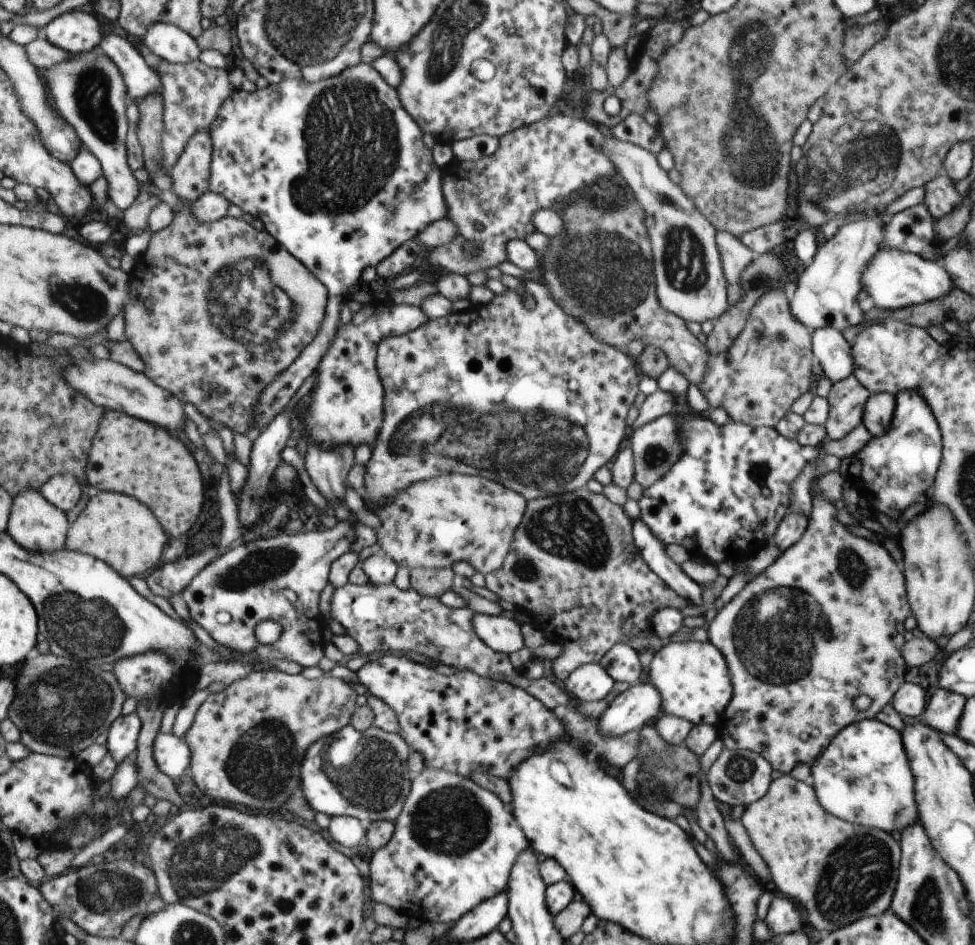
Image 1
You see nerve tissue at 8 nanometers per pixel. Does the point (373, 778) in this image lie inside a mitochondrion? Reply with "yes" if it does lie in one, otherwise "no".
yes

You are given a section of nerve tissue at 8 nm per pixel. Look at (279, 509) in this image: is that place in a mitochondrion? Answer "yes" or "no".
no

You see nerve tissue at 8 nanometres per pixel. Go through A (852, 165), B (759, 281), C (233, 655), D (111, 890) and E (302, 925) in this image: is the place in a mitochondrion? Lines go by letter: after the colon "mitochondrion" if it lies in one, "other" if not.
A: mitochondrion
B: mitochondrion
C: other
D: mitochondrion
E: other

